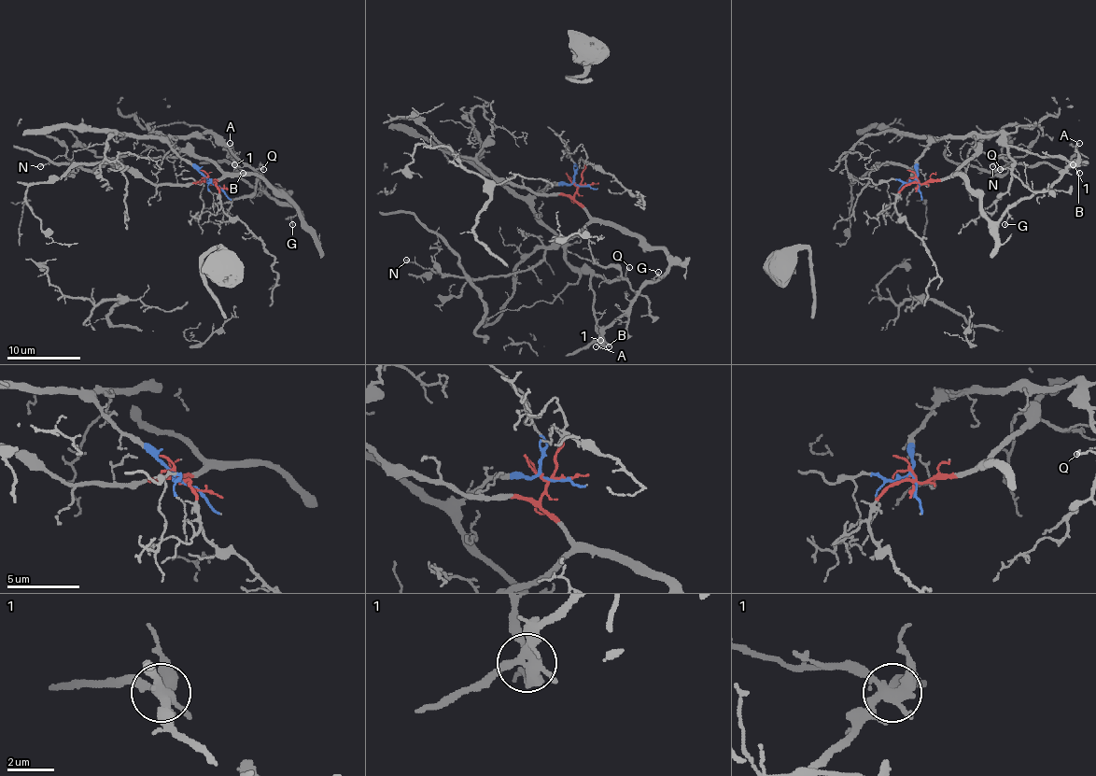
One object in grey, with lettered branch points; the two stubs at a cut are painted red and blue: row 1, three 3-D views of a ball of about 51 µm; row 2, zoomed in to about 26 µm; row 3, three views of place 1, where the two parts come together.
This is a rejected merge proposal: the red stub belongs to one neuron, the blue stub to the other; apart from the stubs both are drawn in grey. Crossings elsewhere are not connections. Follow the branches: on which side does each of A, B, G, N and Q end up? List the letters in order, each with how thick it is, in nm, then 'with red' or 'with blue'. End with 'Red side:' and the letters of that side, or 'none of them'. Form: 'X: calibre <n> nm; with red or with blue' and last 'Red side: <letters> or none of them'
A: calibre 120 nm; with red
B: calibre 190 nm; with blue
G: calibre 110 nm; with red
N: calibre 130 nm; with red
Q: calibre 160 nm; with blue
Red side: A, G, N

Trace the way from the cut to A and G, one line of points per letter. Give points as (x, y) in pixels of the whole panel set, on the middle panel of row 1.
A: (578, 186), (574, 199), (593, 217), (639, 233), (661, 248), (670, 263), (603, 330), (597, 346)
G: (578, 186), (574, 199), (593, 217), (624, 226), (665, 252), (670, 263), (659, 276), (659, 273)

